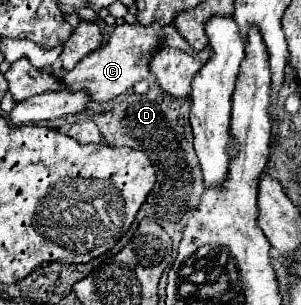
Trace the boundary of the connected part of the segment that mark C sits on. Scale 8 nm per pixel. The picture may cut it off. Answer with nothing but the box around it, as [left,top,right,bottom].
[42,24,160,102]

